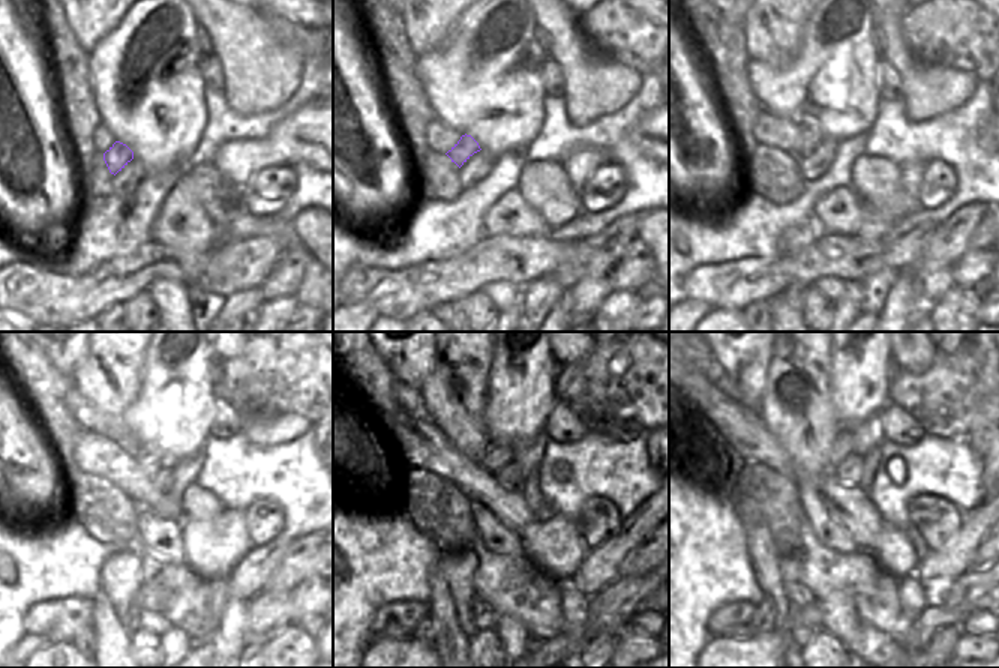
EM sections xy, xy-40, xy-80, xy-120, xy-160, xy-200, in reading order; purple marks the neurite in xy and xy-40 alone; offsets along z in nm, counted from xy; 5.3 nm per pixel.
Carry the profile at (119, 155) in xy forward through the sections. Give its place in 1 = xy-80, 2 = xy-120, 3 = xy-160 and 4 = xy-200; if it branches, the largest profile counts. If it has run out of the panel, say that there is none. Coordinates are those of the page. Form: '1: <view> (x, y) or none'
1: xy-80 (809, 138)
2: xy-120 (152, 461)
3: xy-160 (498, 454)
4: xy-200 (843, 445)

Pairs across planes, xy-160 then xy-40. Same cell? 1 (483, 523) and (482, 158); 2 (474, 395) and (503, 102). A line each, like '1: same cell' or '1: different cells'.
1: different cells
2: different cells

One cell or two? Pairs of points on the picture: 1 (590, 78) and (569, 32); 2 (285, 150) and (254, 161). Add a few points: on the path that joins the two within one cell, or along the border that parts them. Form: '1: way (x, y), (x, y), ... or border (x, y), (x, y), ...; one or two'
1: way (582, 66), (569, 48), (569, 44); one
2: way (278, 150), (261, 153); one

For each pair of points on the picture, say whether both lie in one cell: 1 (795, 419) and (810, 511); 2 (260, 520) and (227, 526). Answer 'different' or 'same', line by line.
1: same
2: different

